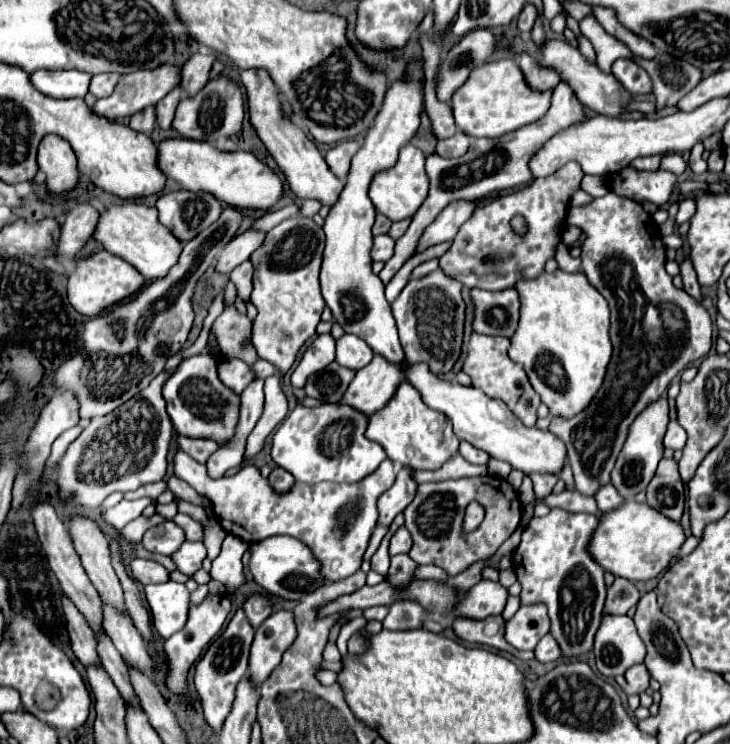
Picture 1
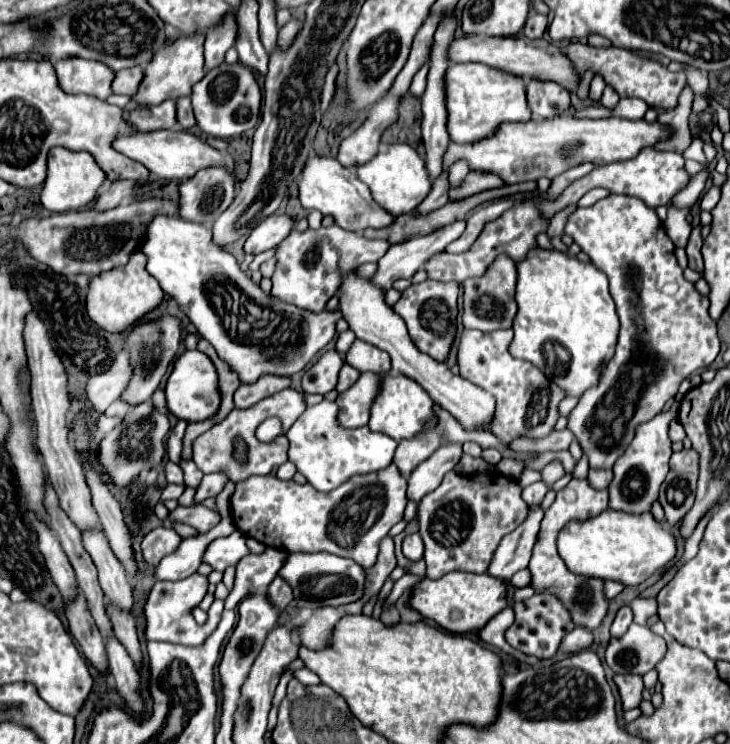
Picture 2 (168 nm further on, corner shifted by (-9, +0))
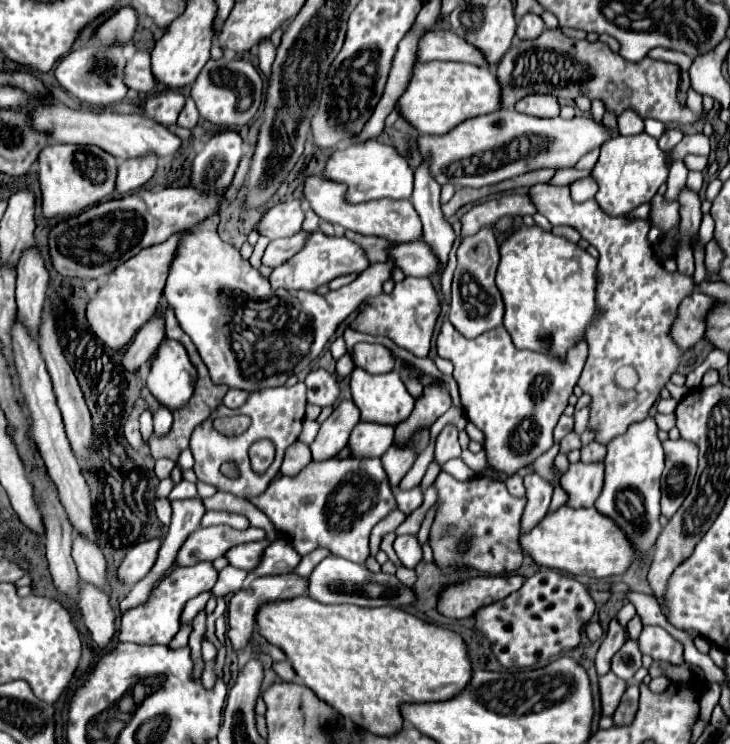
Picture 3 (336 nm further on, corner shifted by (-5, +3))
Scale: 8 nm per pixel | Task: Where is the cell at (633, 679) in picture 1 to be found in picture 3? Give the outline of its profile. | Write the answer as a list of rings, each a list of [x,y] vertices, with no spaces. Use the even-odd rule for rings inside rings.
[[[607,672],[599,678],[599,688],[601,688],[601,706],[603,714],[613,714],[627,690],[627,682],[613,676],[613,672]]]

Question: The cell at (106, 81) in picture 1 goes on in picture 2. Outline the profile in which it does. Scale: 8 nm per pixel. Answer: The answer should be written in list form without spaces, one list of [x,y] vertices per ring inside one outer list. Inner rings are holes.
[[[141,67],[121,69],[121,71],[117,71],[115,81],[113,81],[113,93],[131,97],[131,95],[137,93],[137,87],[139,87],[141,79],[143,79],[143,69]]]

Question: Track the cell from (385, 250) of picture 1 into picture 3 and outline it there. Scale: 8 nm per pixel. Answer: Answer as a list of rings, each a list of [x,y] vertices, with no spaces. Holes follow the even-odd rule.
[[[311,232],[305,240],[305,246],[295,254],[291,256],[285,264],[277,266],[271,276],[269,276],[269,282],[271,282],[271,288],[277,290],[277,288],[285,288],[285,290],[307,290],[307,292],[315,292],[319,286],[325,286],[329,284],[331,280],[335,280],[337,276],[343,276],[343,274],[351,274],[351,272],[363,272],[365,268],[369,266],[369,260],[363,252],[363,248],[359,244],[355,244],[353,240],[349,240],[347,236],[327,236],[323,232]]]

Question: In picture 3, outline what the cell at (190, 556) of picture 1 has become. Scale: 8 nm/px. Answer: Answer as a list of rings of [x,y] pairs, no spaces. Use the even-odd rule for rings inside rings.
[[[261,540],[261,542],[253,542],[253,544],[239,544],[239,546],[229,548],[223,556],[235,568],[253,570],[253,566],[257,566],[257,562],[259,562],[263,548],[267,548],[267,546],[269,546],[269,540]]]

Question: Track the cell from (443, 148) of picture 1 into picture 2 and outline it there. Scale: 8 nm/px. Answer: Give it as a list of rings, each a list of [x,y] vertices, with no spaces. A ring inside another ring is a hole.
[[[457,161],[453,167],[451,167],[451,173],[449,173],[449,181],[451,181],[451,187],[459,187],[463,183],[463,179],[467,177],[469,173],[469,167],[465,161]]]

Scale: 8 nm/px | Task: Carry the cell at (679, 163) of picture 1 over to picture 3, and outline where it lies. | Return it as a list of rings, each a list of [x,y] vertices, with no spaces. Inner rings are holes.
[[[689,154],[689,156],[685,156],[685,166],[689,168],[689,170],[705,170],[707,168],[707,158],[703,158],[703,156],[695,156],[695,154]]]

